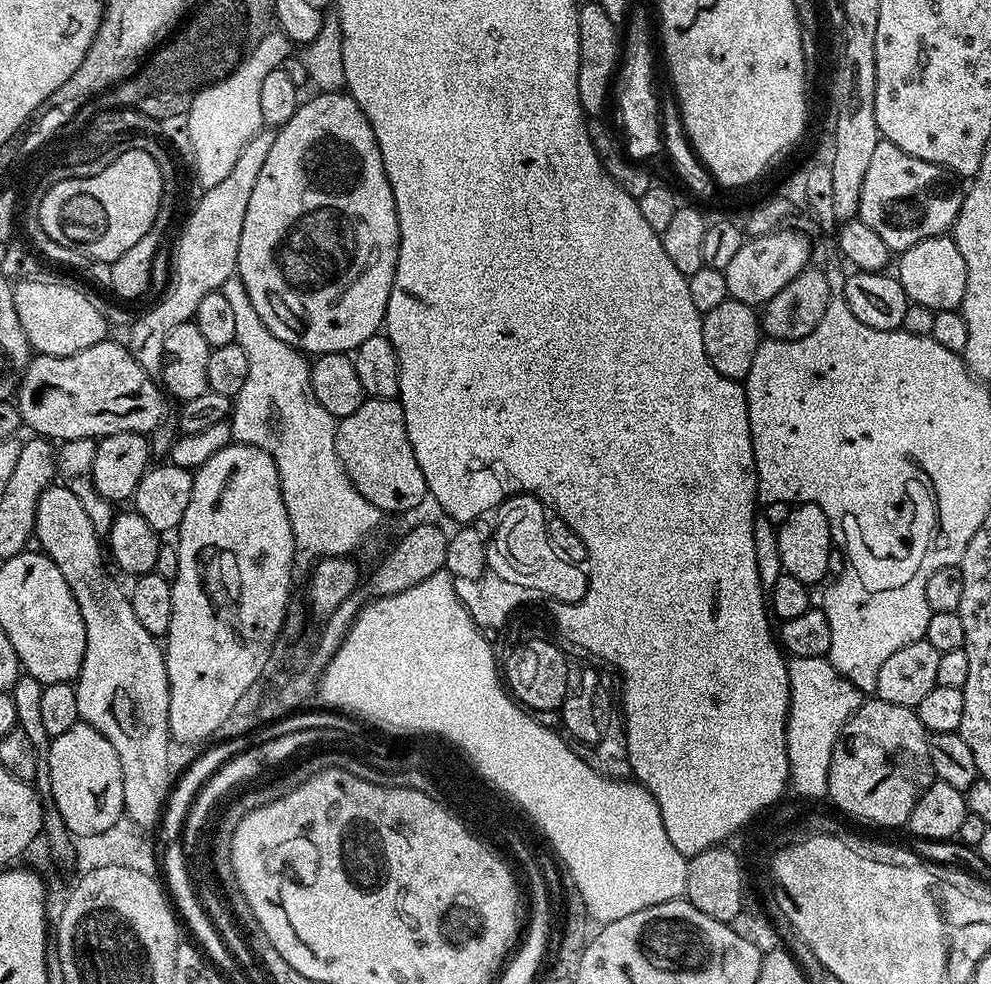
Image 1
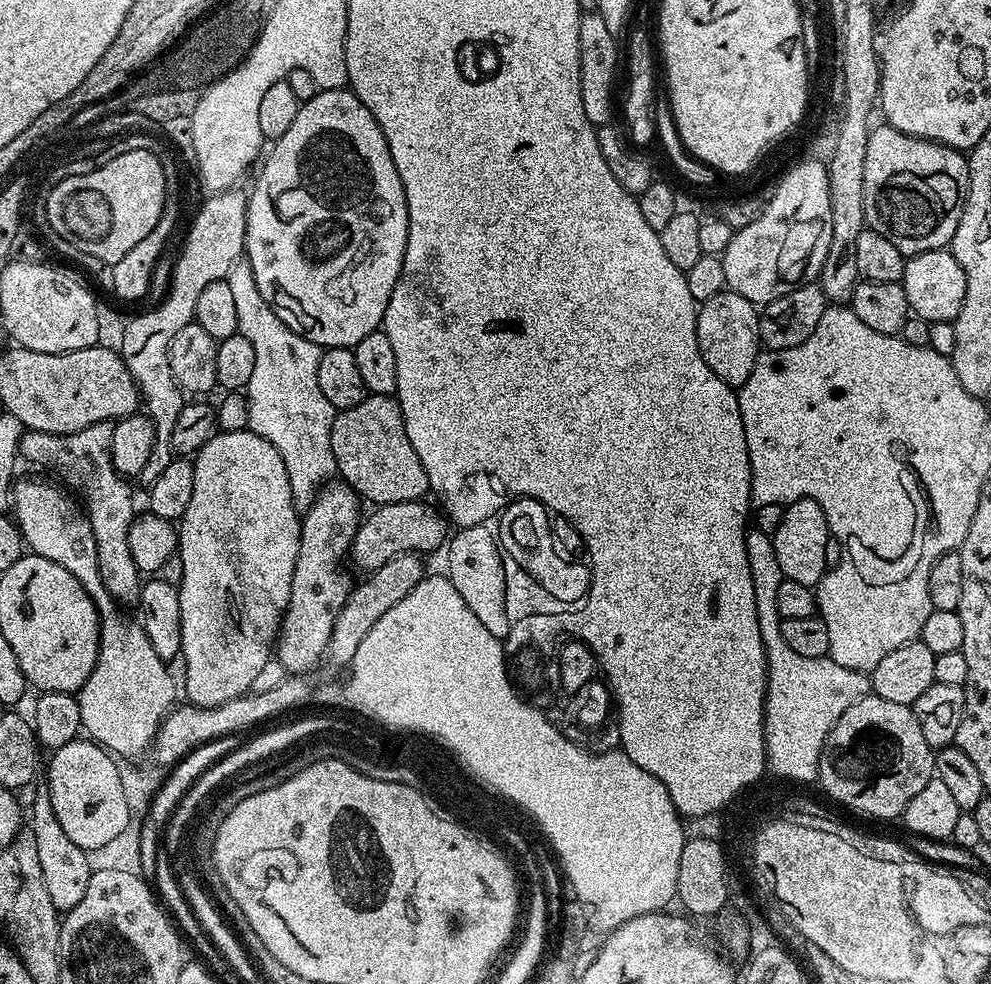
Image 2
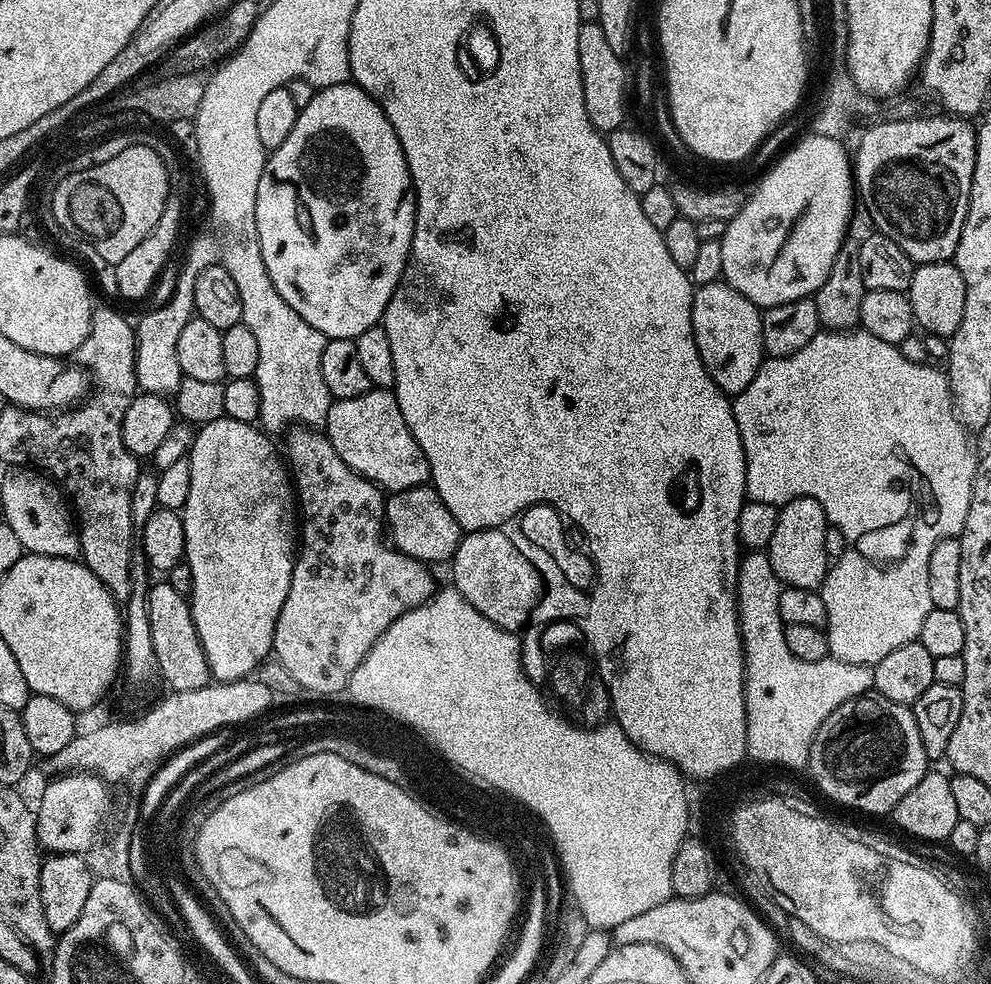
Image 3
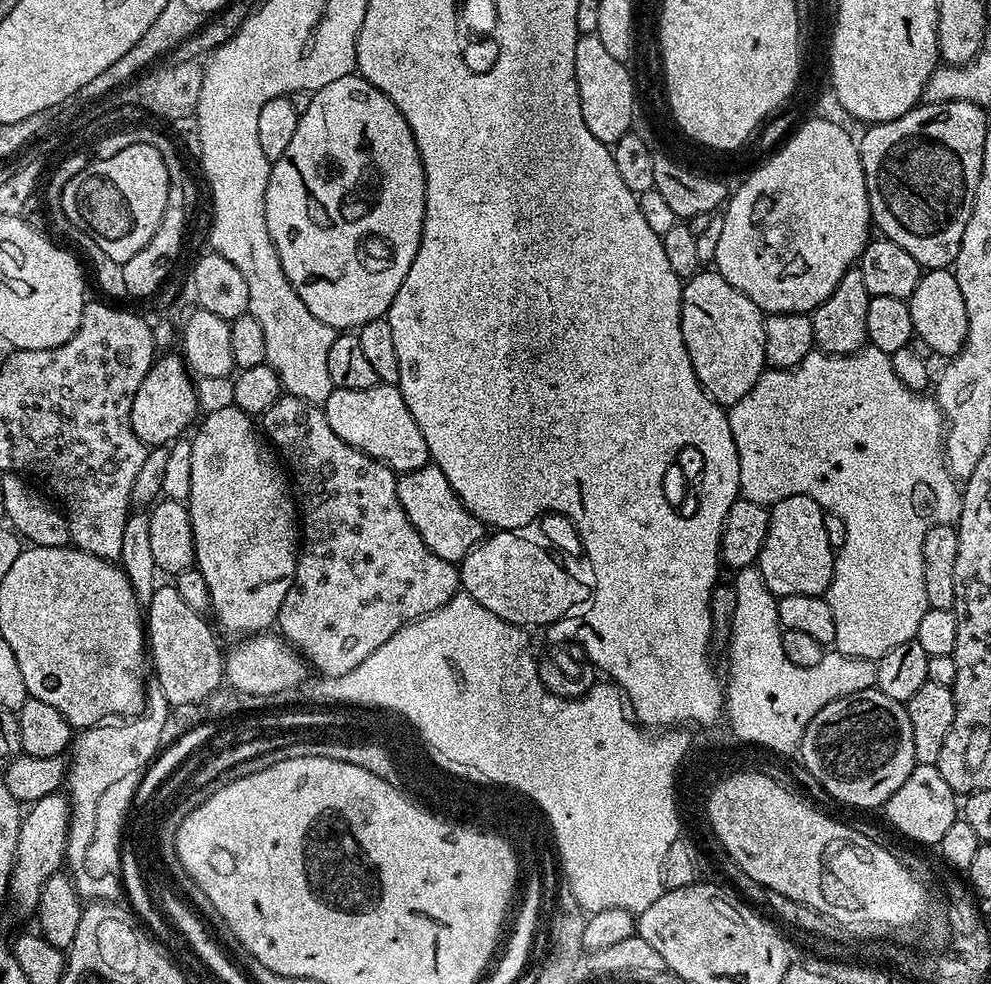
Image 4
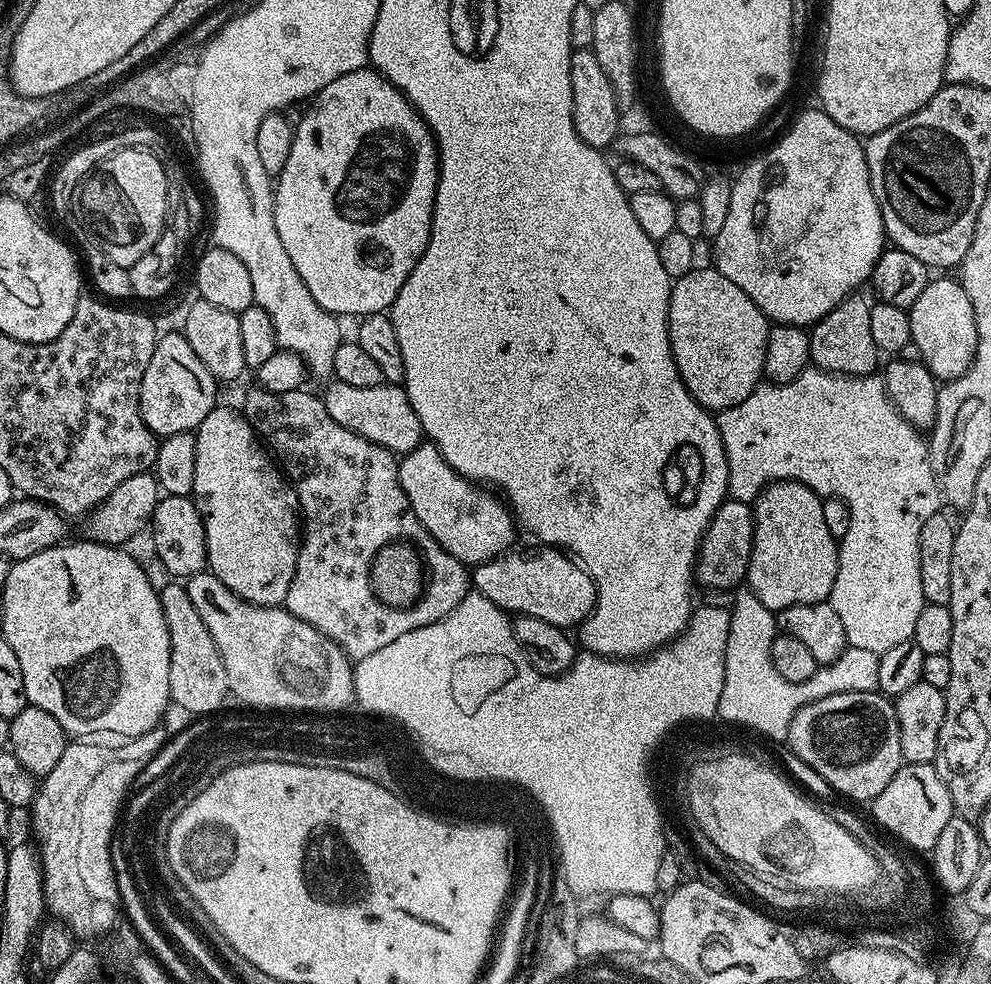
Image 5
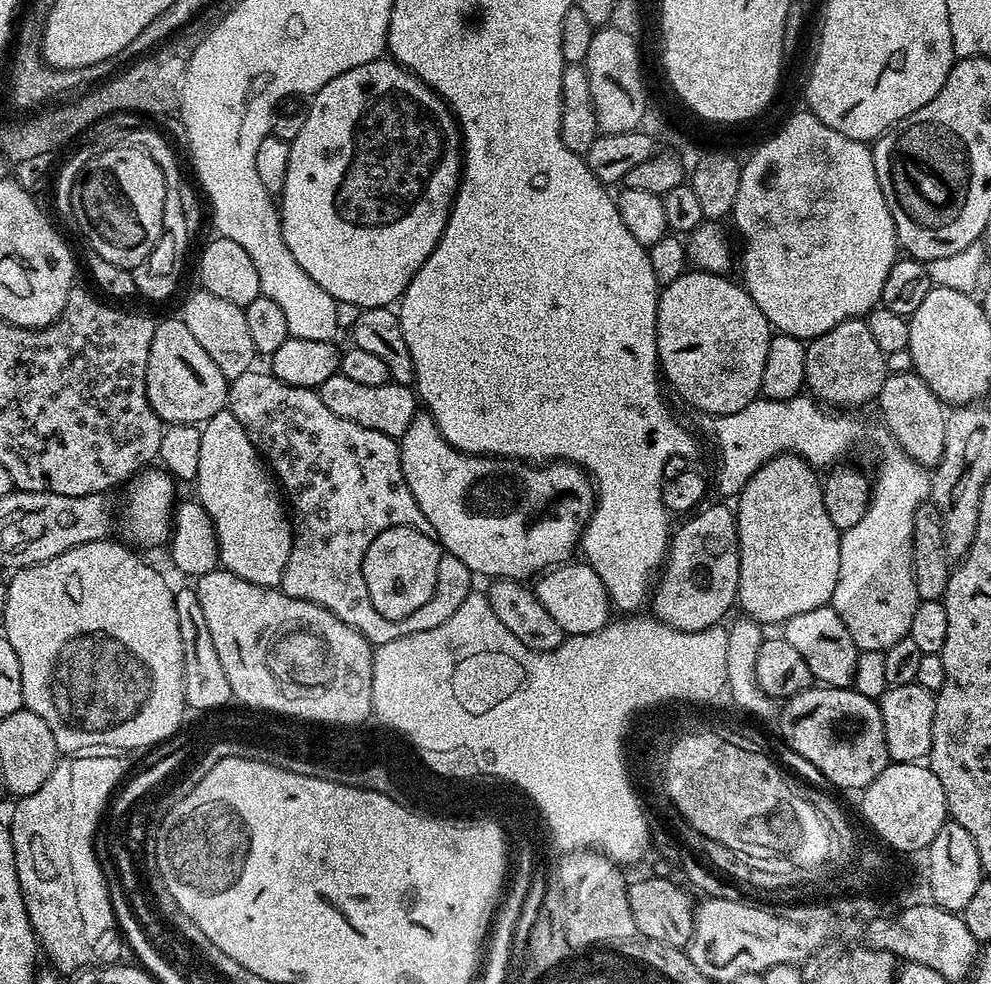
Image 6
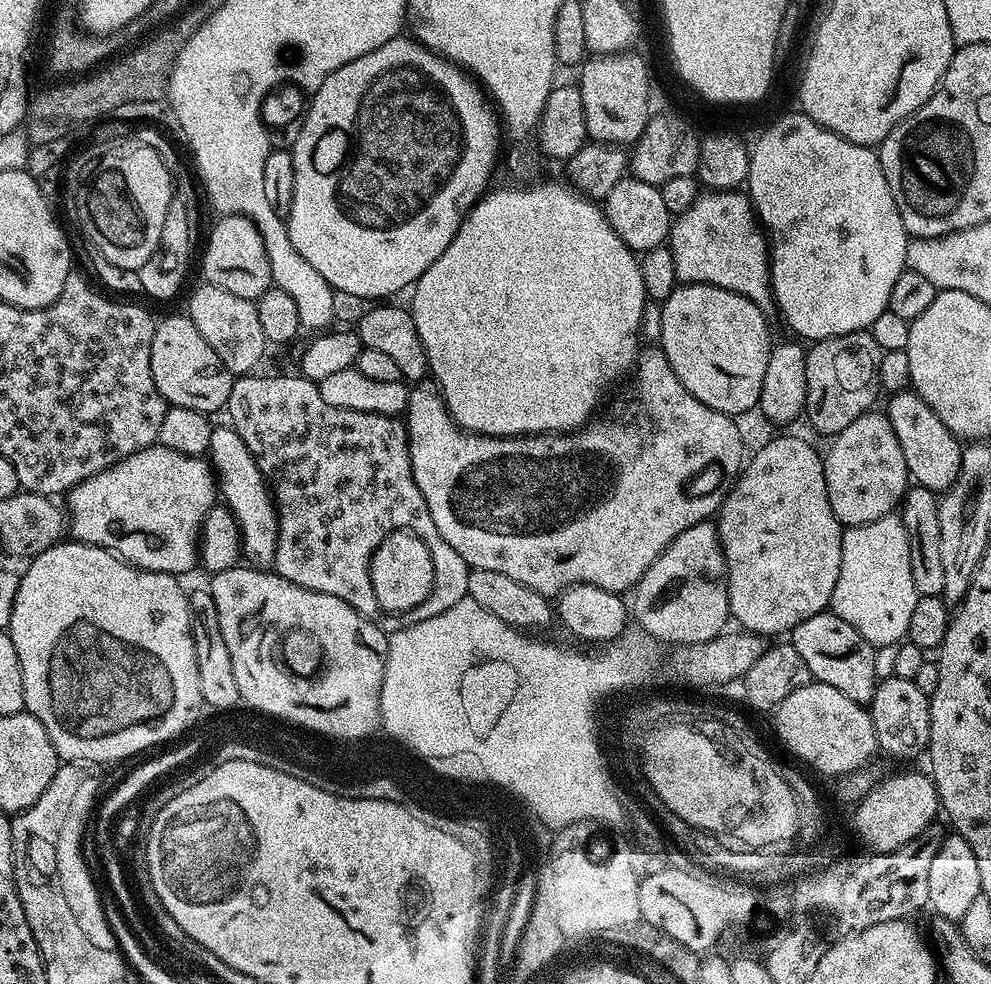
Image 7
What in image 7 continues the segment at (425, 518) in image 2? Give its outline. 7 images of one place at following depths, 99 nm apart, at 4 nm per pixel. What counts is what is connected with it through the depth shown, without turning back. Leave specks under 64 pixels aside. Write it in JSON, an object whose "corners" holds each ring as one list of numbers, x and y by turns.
{"corners":[[652,346,652,348,645,347,641,351,640,355,636,358,636,366,634,369,634,375,632,380,632,397,628,401,616,400,612,404,612,409,603,416,603,414,597,415,595,418,588,421,582,428,577,428,575,432,567,434,553,434,550,432,542,432,539,436,478,436,475,434,469,434,464,431,463,428,459,428,452,420,452,415,449,414,447,406,444,404,444,400,440,396,440,389,436,387,435,383,431,379,425,378,419,382,411,385,408,393,408,410,406,413,406,427,408,429,408,449,410,450,410,466,412,467,412,473,414,474,414,482,418,482,418,490,422,490,422,498,426,498,426,506,430,510,430,518,434,518,434,526,438,526,438,534,442,534,442,538,446,538,446,542,450,542,450,546,454,546,454,550,458,550,458,554,462,554,462,558,468,563,469,569,478,570,494,570,501,574,506,574,509,578,514,578,516,582,524,584,532,590,536,590,538,594,547,596,549,598,559,597,560,593,566,591,572,584,593,584,594,586,601,587,602,590,624,594,628,588,629,590,635,589,636,583,642,578,642,574,646,574,646,570,652,563,654,563,660,555,666,550,666,546,670,546,670,542,674,538,678,538,678,534,682,534,682,530,686,530,690,526,702,523,703,520,715,517,720,511,720,507,724,504,725,493,721,492,708,492,705,496,688,496,688,492,684,489,684,483,687,480,695,478,699,472,707,470,711,464,720,464,720,472,724,476,732,476,731,478,739,477,745,463,746,452,744,456,744,440,740,437,740,428,735,419,726,414,722,414,718,410,710,410,710,406,706,406,702,402,698,402,698,398,694,398,694,394,690,394,690,390,686,390,686,386,682,386,682,382,678,382,678,374,674,374,674,370,670,366,670,362,666,358,666,354,658,346]]}

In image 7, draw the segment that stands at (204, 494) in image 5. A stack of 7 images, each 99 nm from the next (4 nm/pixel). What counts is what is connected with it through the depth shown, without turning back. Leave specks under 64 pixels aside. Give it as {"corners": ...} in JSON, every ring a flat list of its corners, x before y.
{"corners":[[216,426,212,430,207,455,214,465,219,499,224,507,236,515,236,525,240,527,243,559,252,566,271,566,278,546,276,506,268,483,258,470,246,442,238,438,238,434,231,426,224,428]]}

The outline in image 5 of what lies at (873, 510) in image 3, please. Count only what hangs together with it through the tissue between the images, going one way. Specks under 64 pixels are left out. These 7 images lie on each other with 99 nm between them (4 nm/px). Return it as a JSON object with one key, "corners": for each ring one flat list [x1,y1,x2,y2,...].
{"corners":[[809,366,794,378,785,384,773,384,771,382,761,382,757,384,754,391,749,396,742,398,738,406,727,408,724,412,715,413,718,434,722,434,722,446,726,450,726,462,730,470,728,479,728,494,731,499,738,502,752,504,760,499,761,492,769,484,777,480,789,479,790,472,788,468,820,468,821,489,828,488,827,495,832,498,839,498,844,501,845,506,849,508,849,530,844,537,838,540,838,551,840,561,838,562,838,574,834,578,832,595,830,603,834,614,842,622,842,630,846,630,849,648,858,650,874,650,882,653,890,650,890,646,898,646,898,642,911,640,914,634,914,625,918,623,918,614,922,614,925,606,925,598,922,594,922,574,918,566,918,534,922,531,922,525,930,514,941,511,942,495,940,484,937,480,936,473,931,468,930,458,928,457,929,441,922,437,921,429,910,426,902,414,890,402,888,392,884,388,884,381,879,375,871,376,840,376,837,372,827,372,815,366]]}

